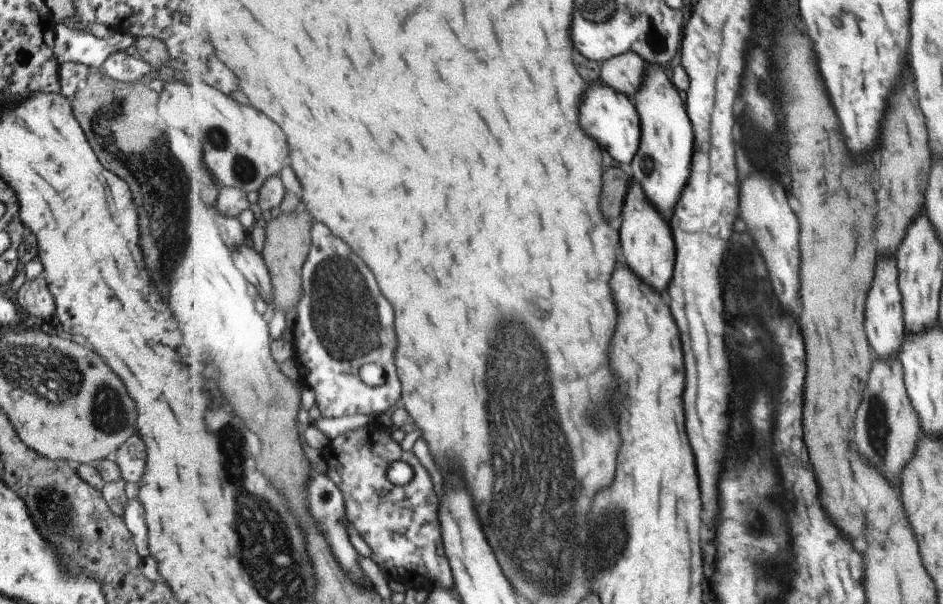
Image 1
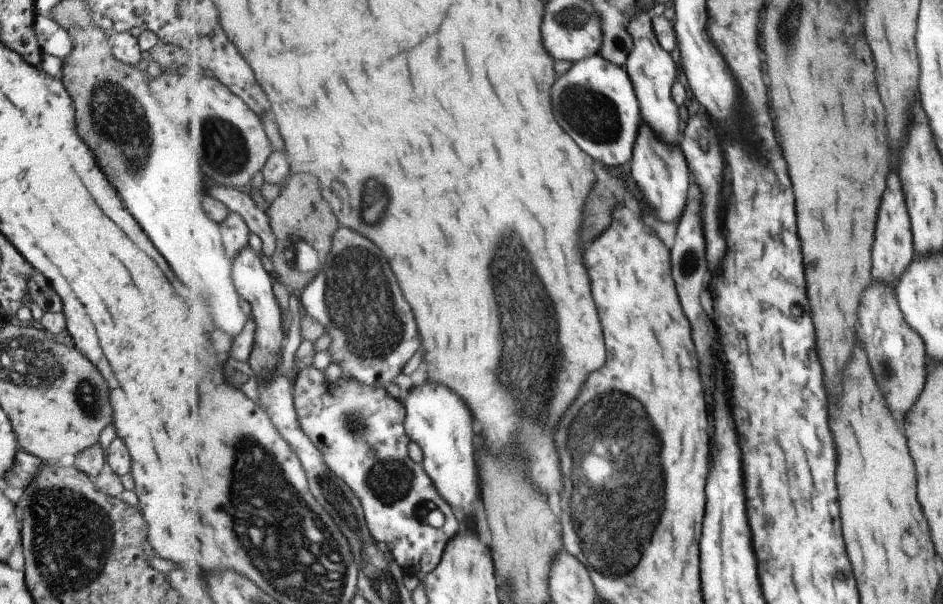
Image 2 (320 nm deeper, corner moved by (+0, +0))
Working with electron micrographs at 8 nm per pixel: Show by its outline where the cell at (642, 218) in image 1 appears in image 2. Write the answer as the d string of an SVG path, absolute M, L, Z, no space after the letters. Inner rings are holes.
M642 120L640 134L637 137L630 164L631 175L635 176L637 184L645 192L647 200L657 208L657 216L661 220L673 222L679 216L683 216L683 210L687 206L689 188L691 188L691 170L689 170L687 158L679 146L665 142L649 123Z

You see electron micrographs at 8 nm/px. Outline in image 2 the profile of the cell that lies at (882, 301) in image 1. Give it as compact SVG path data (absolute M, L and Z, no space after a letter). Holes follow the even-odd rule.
M893 172L889 174L889 190L885 190L885 202L881 202L881 214L877 214L877 242L873 242L873 280L887 280L895 285L895 280L911 264L913 256L915 254L910 220L906 206L903 204L899 178Z

